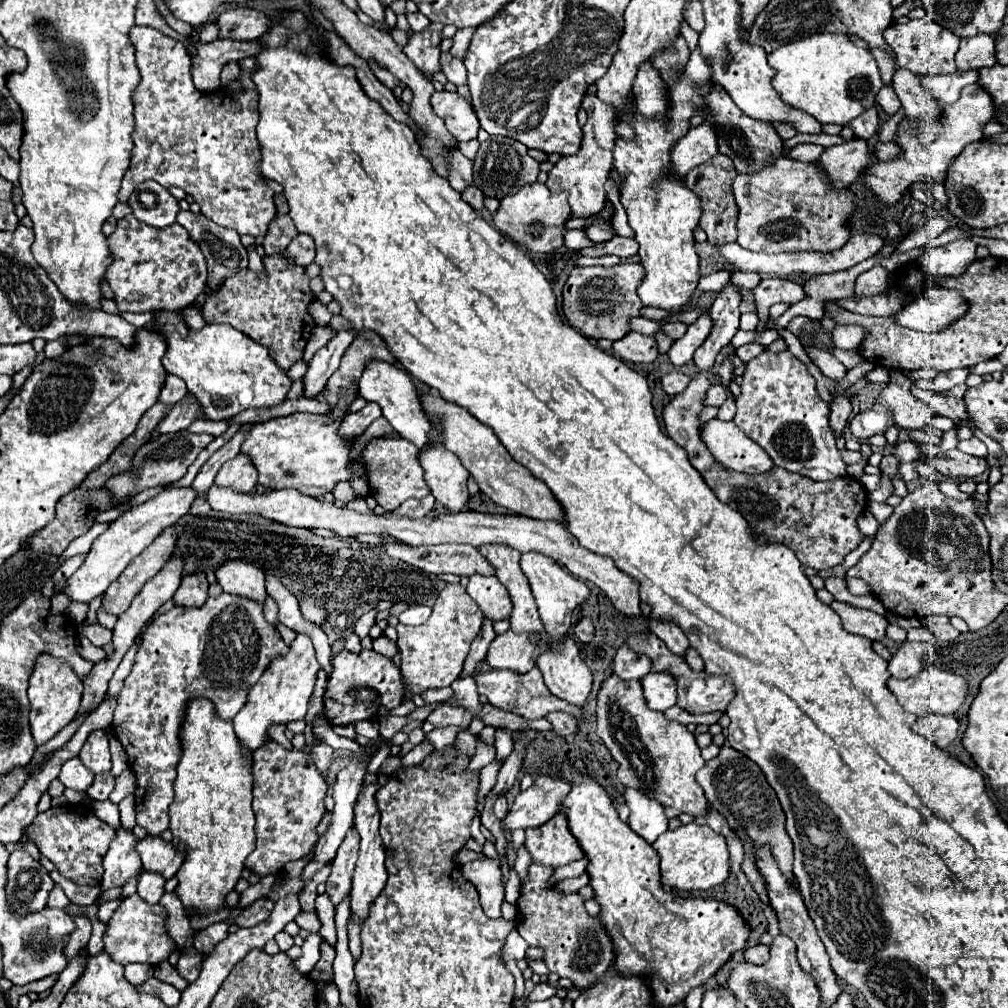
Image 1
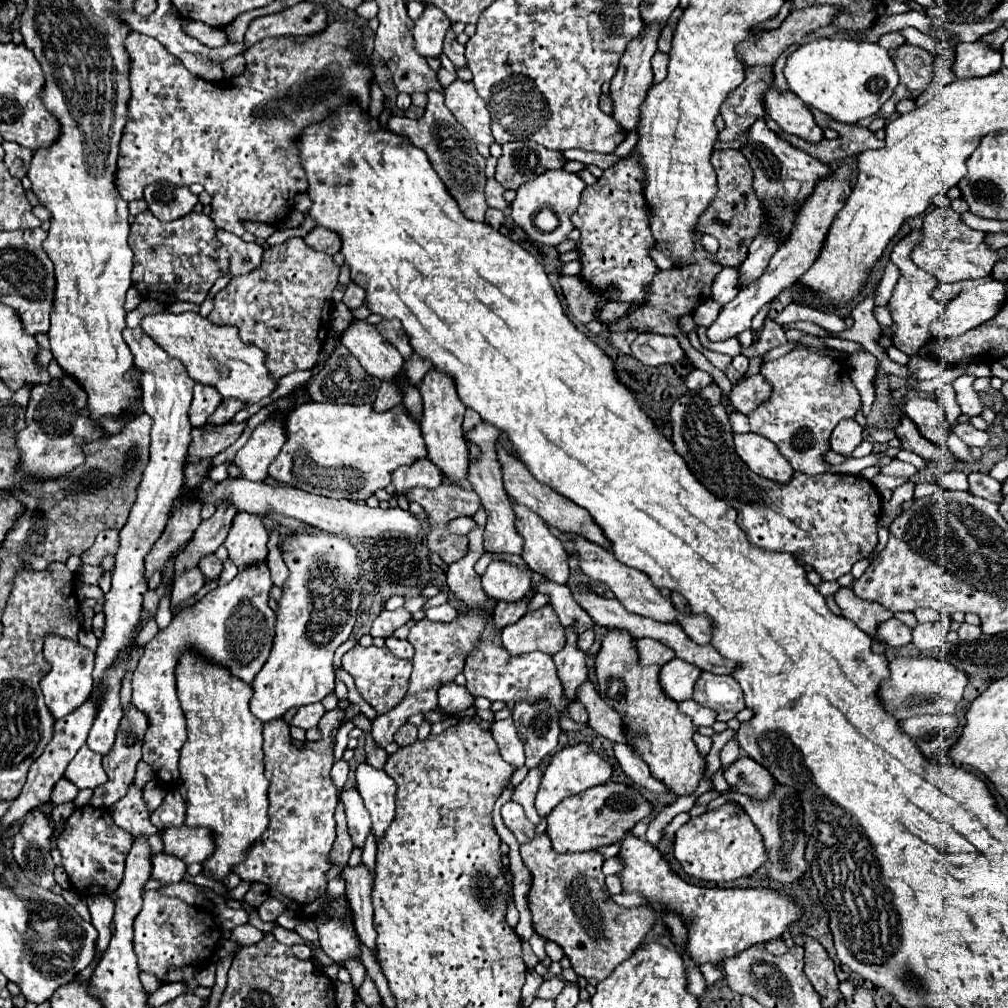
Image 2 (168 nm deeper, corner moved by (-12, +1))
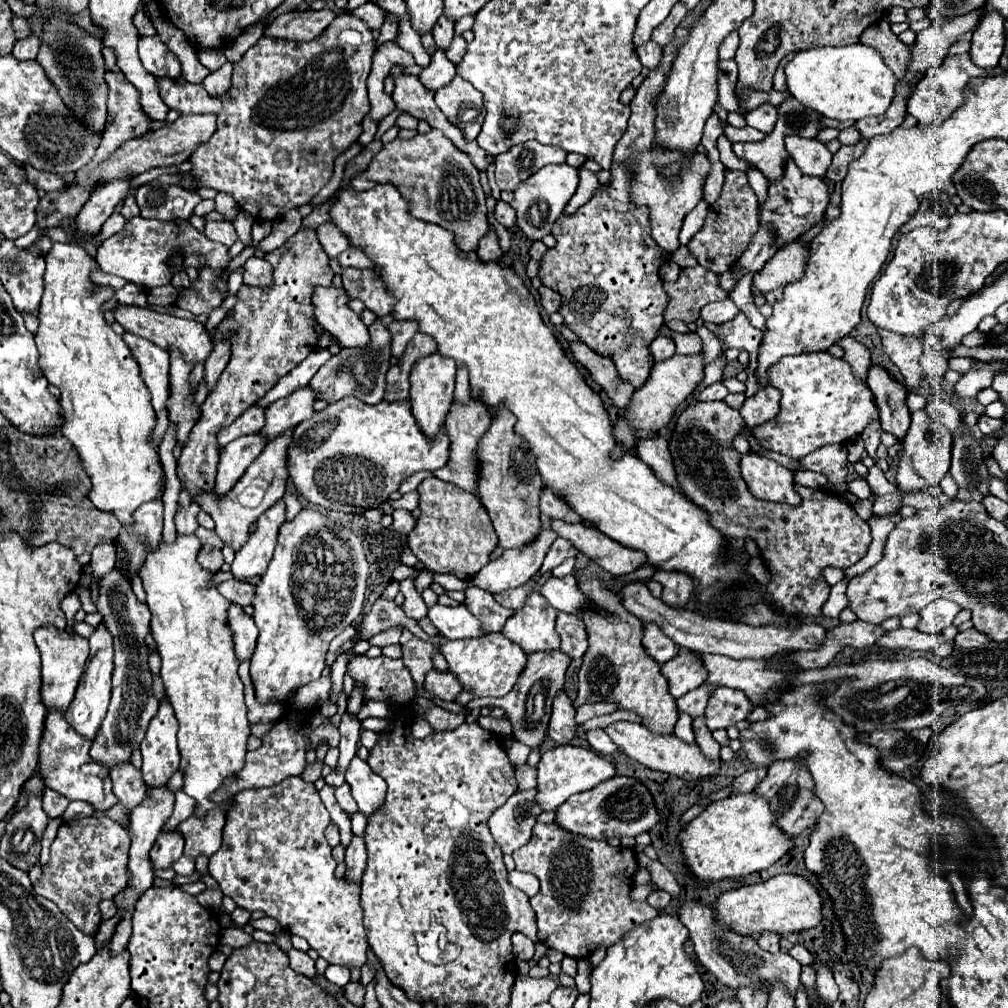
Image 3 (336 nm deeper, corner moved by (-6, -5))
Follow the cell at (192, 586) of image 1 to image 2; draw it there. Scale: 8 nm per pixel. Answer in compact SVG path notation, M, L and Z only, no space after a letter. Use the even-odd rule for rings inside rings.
M208 555L206 559L202 559L198 567L200 567L200 571L202 571L206 583L214 581L214 579L220 575L220 571L222 571L222 563L220 563L214 555Z

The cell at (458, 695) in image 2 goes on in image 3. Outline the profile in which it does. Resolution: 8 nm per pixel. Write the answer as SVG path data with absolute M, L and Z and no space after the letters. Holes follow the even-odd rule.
M432 669L426 673L424 685L434 697L440 697L444 701L454 701L454 697L462 691L462 685L456 681L456 675L452 675L452 671Z

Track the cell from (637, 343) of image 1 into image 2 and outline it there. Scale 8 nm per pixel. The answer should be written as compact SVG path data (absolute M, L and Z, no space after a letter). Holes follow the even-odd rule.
M640 333L632 345L632 357L636 357L640 363L656 367L664 363L676 363L682 359L684 351L678 343L676 337L664 337L664 335L654 335L654 333Z

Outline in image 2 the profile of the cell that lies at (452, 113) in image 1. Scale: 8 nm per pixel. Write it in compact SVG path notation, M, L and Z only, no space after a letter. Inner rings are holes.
M456 79L444 89L446 95L446 107L452 111L458 123L466 127L466 131L476 141L478 151L488 157L488 147L494 143L490 135L490 113L486 109L486 103L478 97L472 83L464 83Z

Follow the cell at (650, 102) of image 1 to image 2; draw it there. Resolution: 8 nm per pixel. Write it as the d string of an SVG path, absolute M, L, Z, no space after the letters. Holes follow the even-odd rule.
M656 51L652 57L652 69L654 69L654 85L658 85L666 77L666 67L668 67L668 55Z

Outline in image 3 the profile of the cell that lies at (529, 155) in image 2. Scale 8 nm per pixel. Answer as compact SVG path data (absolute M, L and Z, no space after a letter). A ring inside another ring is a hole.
M526 141L496 155L496 185L500 189L514 191L520 181L550 163L564 163L566 151L556 145L542 145L538 141Z

